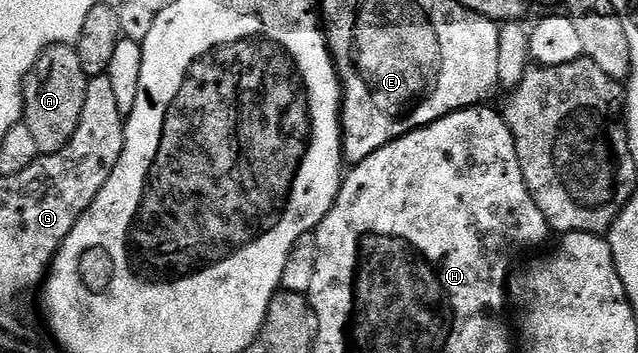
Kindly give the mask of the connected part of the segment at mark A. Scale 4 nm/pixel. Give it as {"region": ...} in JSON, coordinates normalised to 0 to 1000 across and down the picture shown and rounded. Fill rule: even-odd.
{"region":[[[113,130],[75,133],[61,161],[61,173],[45,201],[39,238],[33,246],[36,272],[36,351],[47,368],[52,411],[60,442],[85,439],[111,388],[118,388],[118,365],[124,365],[124,331],[130,331],[130,275],[136,275],[136,241],[141,215],[130,207],[130,184],[124,184],[124,161]]]}

